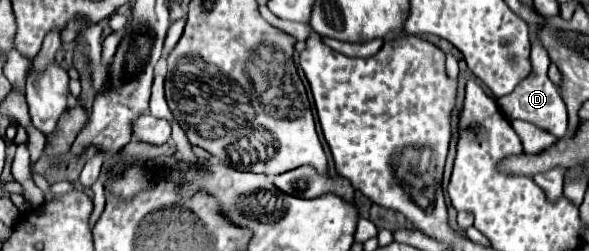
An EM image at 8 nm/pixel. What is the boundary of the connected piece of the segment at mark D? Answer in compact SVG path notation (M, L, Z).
M534 37L534 41L532 41L530 63L532 63L530 77L526 77L526 81L520 81L518 87L514 89L514 93L510 93L506 97L500 97L498 99L498 107L502 109L502 113L508 119L526 119L526 121L538 125L540 129L548 129L548 133L554 133L556 137L564 137L568 133L566 105L564 105L564 101L560 97L558 87L546 75L548 65L550 65L550 59L548 59L548 53L544 51L544 47L540 45L538 37Z

